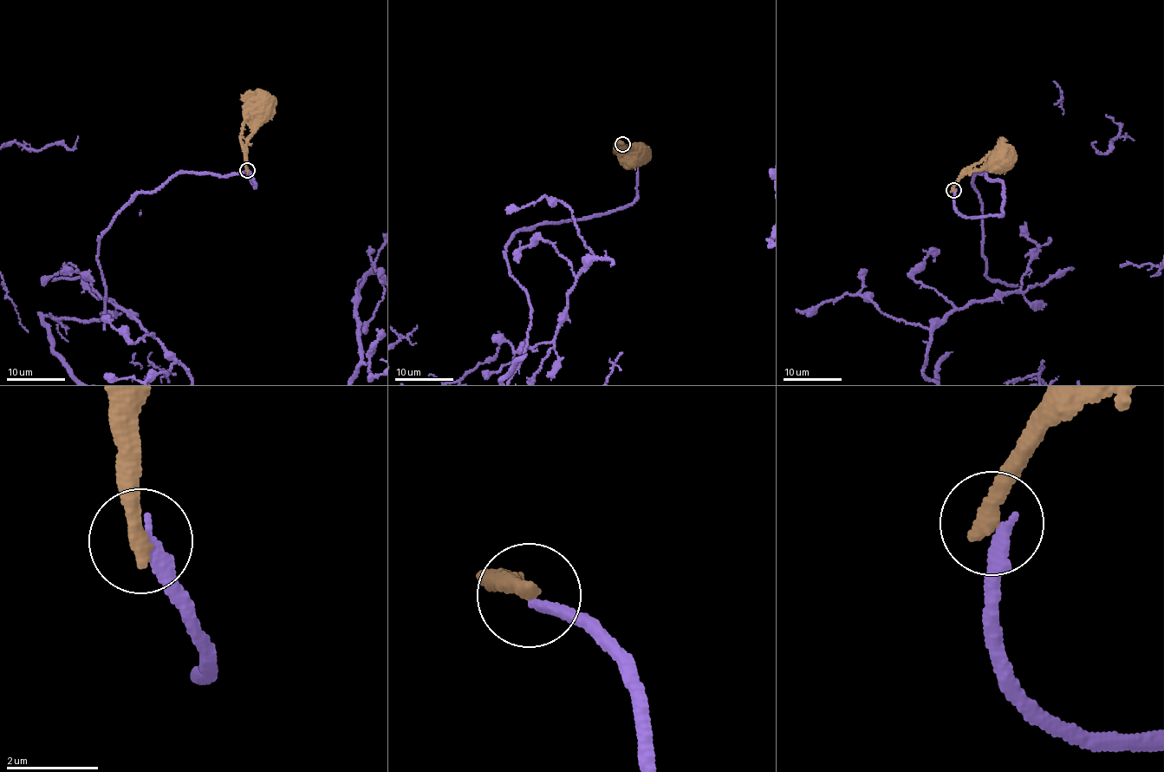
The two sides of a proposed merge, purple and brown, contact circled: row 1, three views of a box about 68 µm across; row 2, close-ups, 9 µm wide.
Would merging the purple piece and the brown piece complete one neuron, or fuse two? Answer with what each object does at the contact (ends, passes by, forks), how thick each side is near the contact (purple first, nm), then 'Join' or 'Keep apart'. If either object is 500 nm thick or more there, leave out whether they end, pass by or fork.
At the ring purple ends. At the ring brown ends. Thickness 280 nm (purple) against 360 nm. Keep apart

